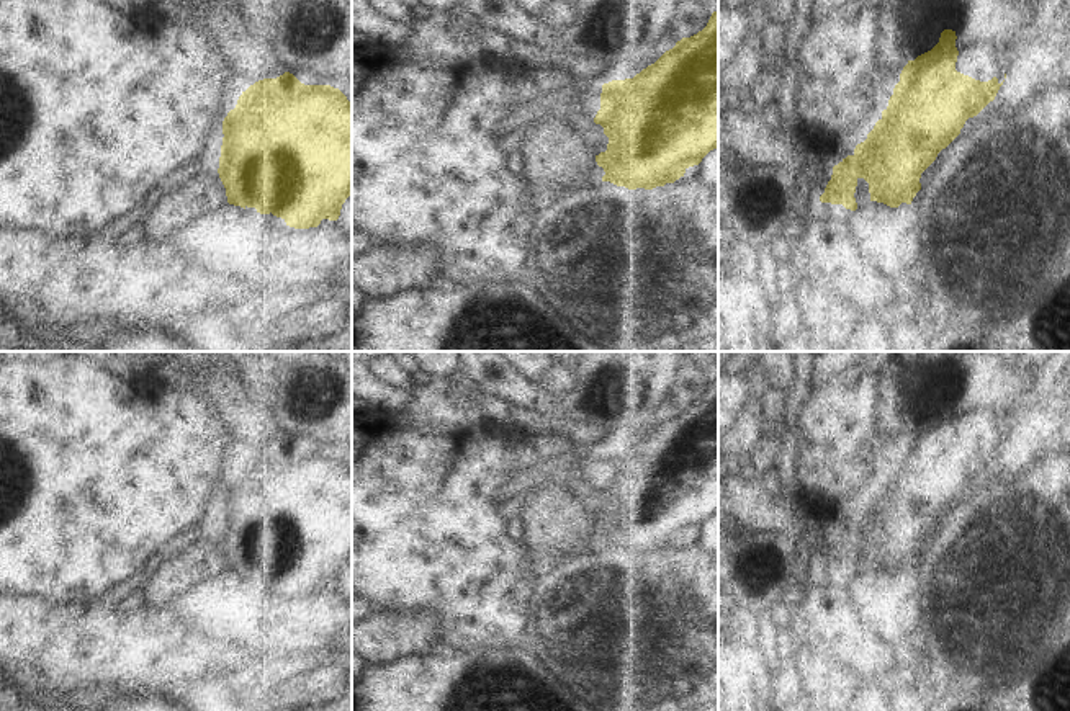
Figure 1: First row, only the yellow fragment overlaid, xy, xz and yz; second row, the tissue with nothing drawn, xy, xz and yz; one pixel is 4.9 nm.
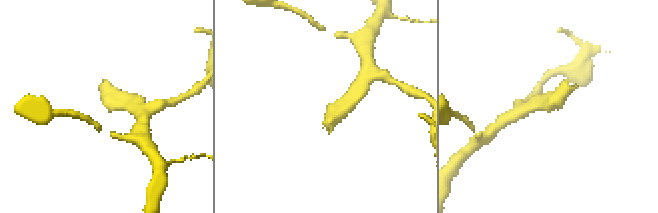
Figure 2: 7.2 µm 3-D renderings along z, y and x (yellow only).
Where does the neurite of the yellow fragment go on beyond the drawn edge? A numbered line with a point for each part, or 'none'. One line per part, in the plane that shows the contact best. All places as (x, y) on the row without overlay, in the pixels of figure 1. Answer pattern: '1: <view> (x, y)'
1: yz (997, 415)

